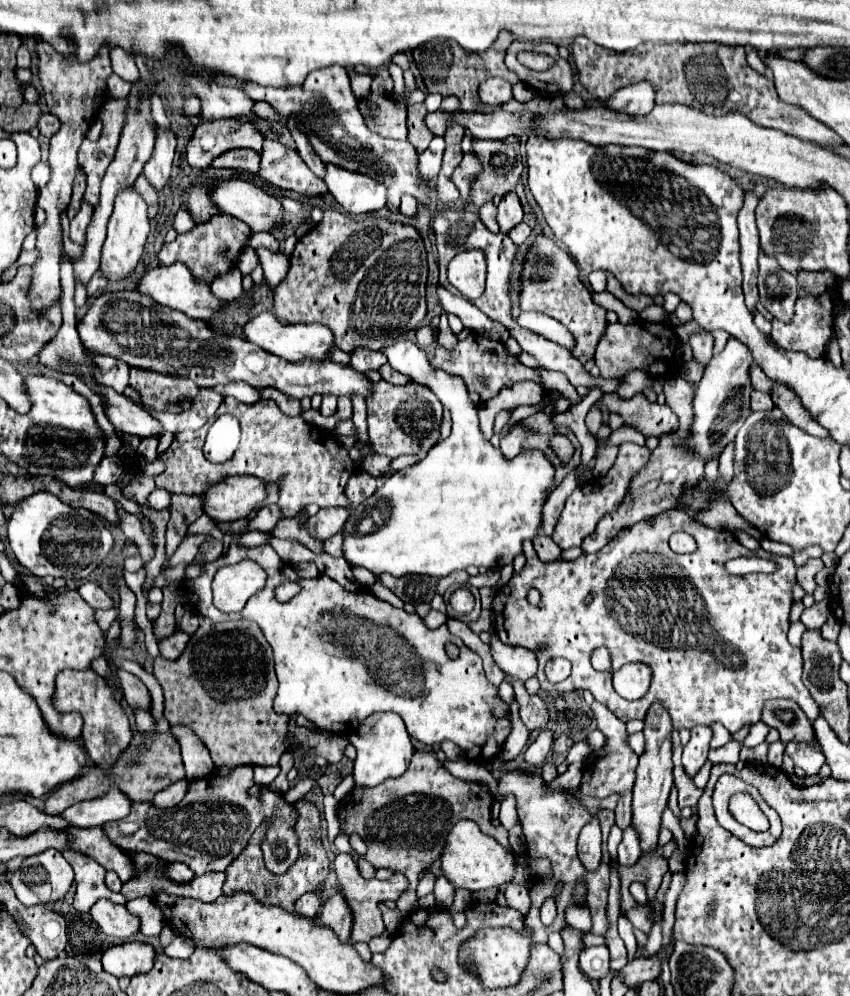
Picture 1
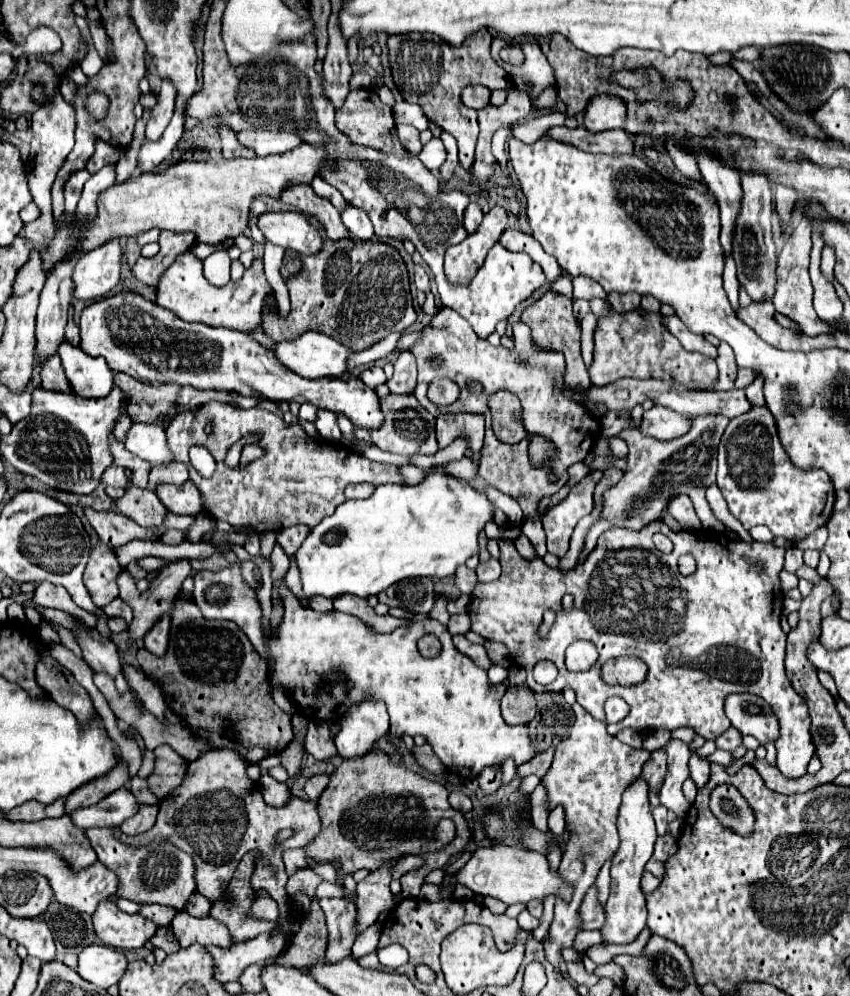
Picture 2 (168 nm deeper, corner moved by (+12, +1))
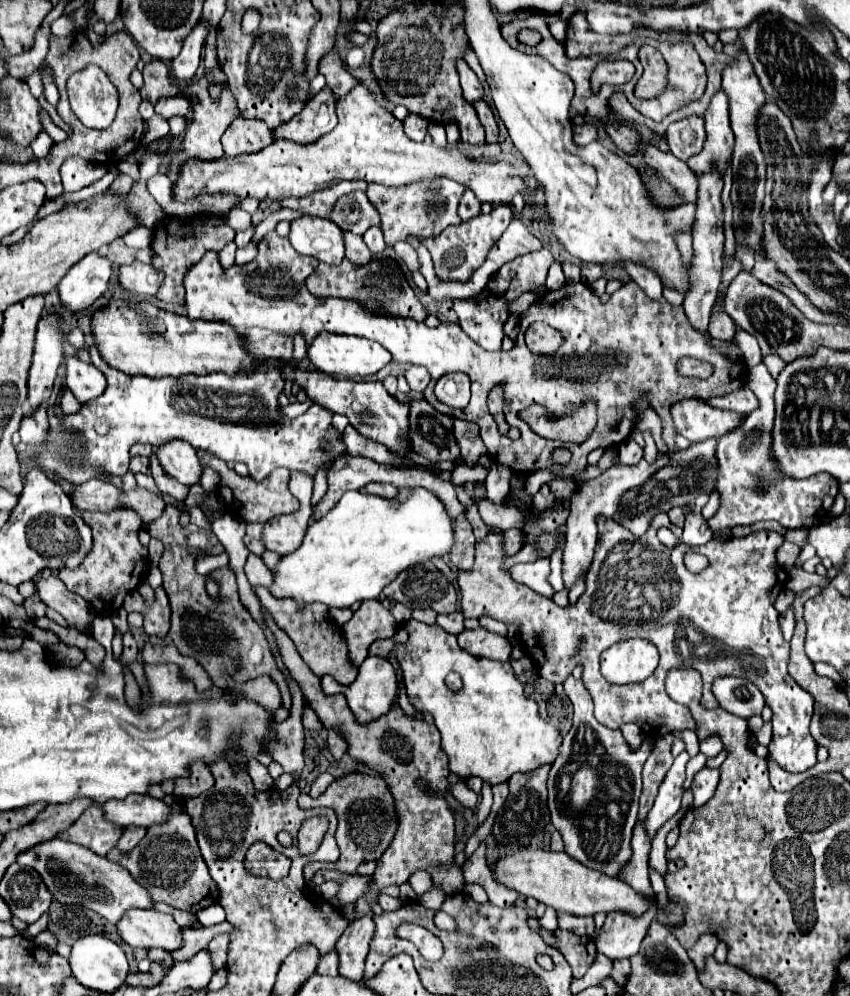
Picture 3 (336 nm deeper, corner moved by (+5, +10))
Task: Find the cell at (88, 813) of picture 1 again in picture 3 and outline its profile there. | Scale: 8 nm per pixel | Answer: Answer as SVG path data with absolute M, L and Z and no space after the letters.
M129 794L123 800L107 800L101 804L103 814L117 826L151 826L163 822L169 814L169 806L149 794Z

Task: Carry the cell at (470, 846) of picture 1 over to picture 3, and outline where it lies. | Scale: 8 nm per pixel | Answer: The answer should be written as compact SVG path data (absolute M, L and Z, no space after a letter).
M519 848L495 860L491 872L499 884L519 892L521 896L533 896L539 902L553 906L557 912L569 912L575 916L591 916L597 912L613 912L613 910L643 914L649 908L649 900L637 894L631 886L627 886L619 878L611 878L603 872L579 864L577 860L569 858L565 852Z

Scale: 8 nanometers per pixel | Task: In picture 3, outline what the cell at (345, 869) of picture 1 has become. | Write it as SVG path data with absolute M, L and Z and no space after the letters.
M333 948L331 952L323 954L319 966L317 966L317 972L319 974L327 974L327 976L337 976L339 974L339 956L337 956L337 950Z

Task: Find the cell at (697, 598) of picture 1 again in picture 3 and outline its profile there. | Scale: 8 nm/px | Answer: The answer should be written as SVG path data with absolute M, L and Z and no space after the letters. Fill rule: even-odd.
M657 514L651 522L651 528L643 536L633 536L631 532L621 528L615 520L599 518L599 542L597 542L595 558L585 576L585 592L579 596L575 604L569 604L565 608L529 590L527 586L515 582L509 570L501 568L503 560L507 558L505 548L503 548L503 534L491 532L483 542L477 544L473 570L457 572L463 614L465 618L491 616L503 624L517 626L525 652L529 652L529 658L537 666L541 666L541 678L549 682L562 684L575 666L581 664L585 688L589 690L595 702L595 718L607 728L621 728L627 722L635 722L641 726L641 731L645 732L645 736L651 740L653 740L653 734L659 736L669 732L679 732L679 730L697 730L695 726L697 722L693 720L689 708L683 704L677 704L665 692L665 678L669 670L679 668L679 666L697 670L703 676L701 706L709 710L719 708L717 698L711 692L713 682L723 676L743 674L763 692L767 706L773 710L773 740L769 744L773 752L773 760L787 772L805 772L813 768L817 762L817 742L809 734L809 724L813 716L813 698L787 672L789 642L785 642L783 638L783 632L779 626L779 612L773 606L779 590L783 590L783 578L779 580L779 564L777 564L775 554L777 554L777 548L785 542L785 538L779 532L769 532L769 530L759 530L745 538L729 538L729 540L713 538L707 544L697 548L697 552L709 556L709 566L701 574L691 574L681 562L681 556L691 548L683 542L679 542L673 550L665 548L657 540L657 528L661 526L671 528L677 536L681 536L683 532L679 526L669 522L667 514ZM581 636L585 640L583 648L579 648L577 644L577 638ZM629 638L643 638L643 640L653 642L661 654L661 662L659 662L659 670L655 670L655 674L649 676L645 682L617 686L617 684L603 680L599 672L599 656L611 644L629 640Z

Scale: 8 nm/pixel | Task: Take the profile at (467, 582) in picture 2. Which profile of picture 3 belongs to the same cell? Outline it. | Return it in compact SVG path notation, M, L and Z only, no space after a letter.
M459 518L455 522L455 546L449 554L449 560L457 568L473 568L473 558L475 558L475 536L471 530L471 524L465 518Z

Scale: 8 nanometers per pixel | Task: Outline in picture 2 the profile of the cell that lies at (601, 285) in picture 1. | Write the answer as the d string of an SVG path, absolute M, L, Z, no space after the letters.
M574 277L572 283L574 283L574 301L592 299L592 297L602 297L602 299L608 297L606 291L596 281L590 281L589 277Z

